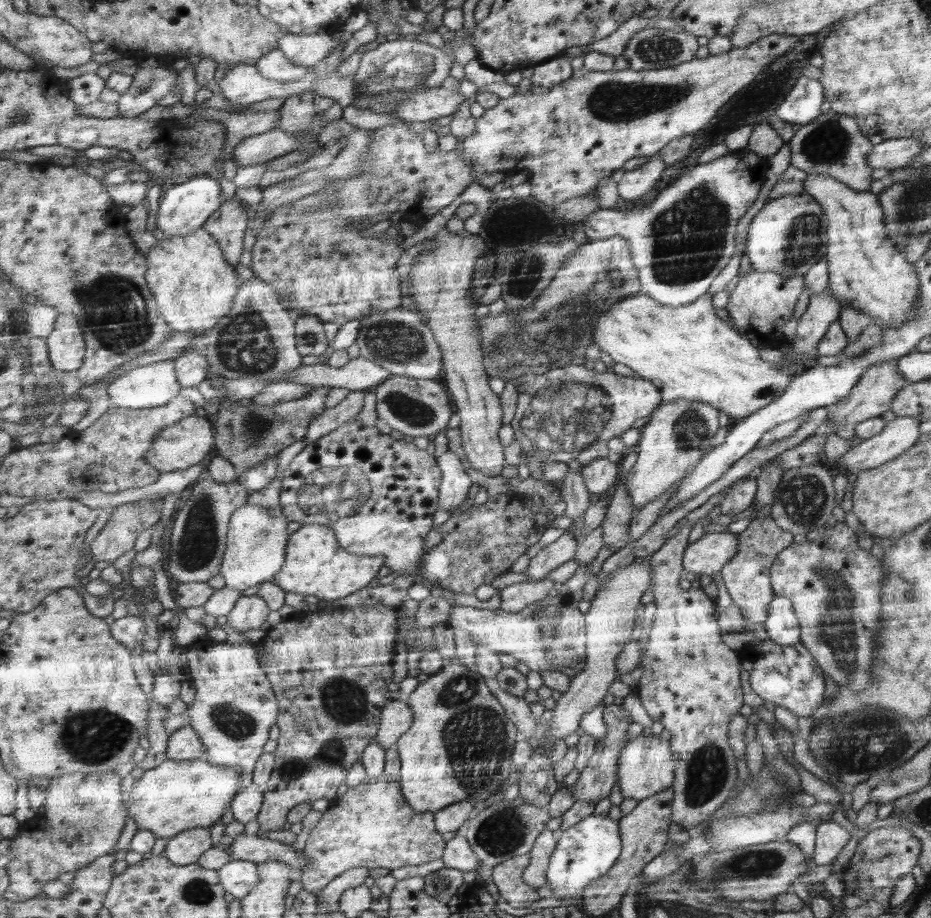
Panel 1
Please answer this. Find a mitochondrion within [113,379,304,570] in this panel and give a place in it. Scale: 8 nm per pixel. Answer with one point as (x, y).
(255, 428)

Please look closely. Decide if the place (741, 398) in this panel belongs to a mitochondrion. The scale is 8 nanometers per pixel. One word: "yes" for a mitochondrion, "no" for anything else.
no

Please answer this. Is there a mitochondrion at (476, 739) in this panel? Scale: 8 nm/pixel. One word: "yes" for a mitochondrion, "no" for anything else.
yes

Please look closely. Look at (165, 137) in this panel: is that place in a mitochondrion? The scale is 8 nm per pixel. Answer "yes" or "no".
no

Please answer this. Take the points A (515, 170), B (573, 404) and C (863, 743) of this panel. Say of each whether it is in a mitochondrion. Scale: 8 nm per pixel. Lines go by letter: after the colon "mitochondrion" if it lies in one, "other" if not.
A: other
B: mitochondrion
C: mitochondrion

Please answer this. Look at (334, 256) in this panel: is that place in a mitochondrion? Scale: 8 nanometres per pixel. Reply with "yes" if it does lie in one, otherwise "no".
no

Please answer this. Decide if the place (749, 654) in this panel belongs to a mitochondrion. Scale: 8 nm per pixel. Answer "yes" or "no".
no

